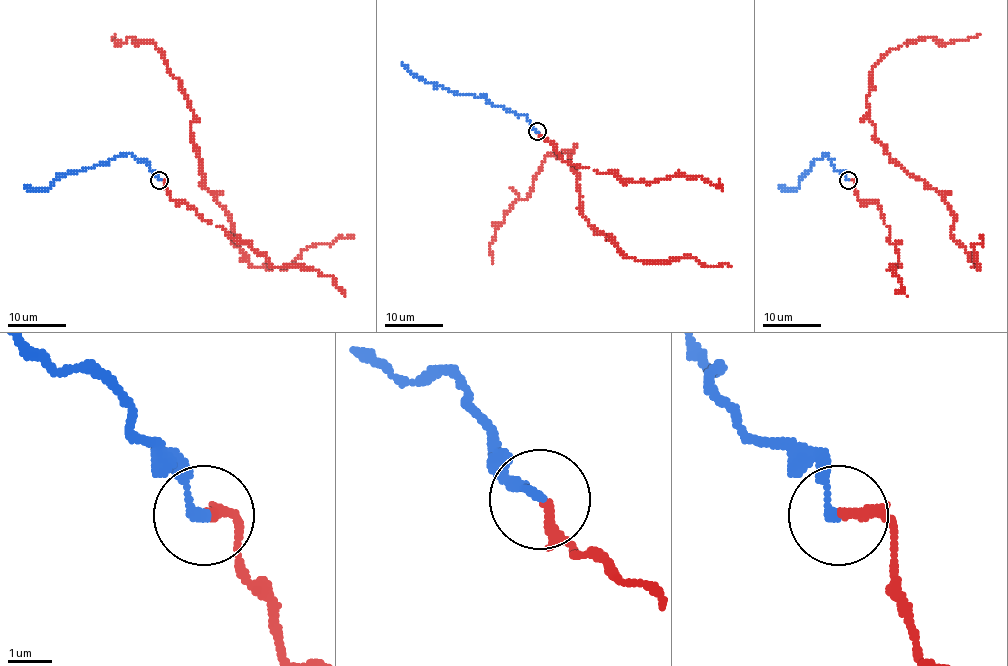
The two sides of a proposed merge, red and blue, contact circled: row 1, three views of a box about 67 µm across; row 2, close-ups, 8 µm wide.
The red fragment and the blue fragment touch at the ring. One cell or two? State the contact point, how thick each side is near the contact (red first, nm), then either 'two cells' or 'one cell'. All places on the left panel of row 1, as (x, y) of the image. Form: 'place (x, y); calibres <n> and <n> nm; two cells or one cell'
place (159, 180); calibres 240 and 190 nm; one cell

